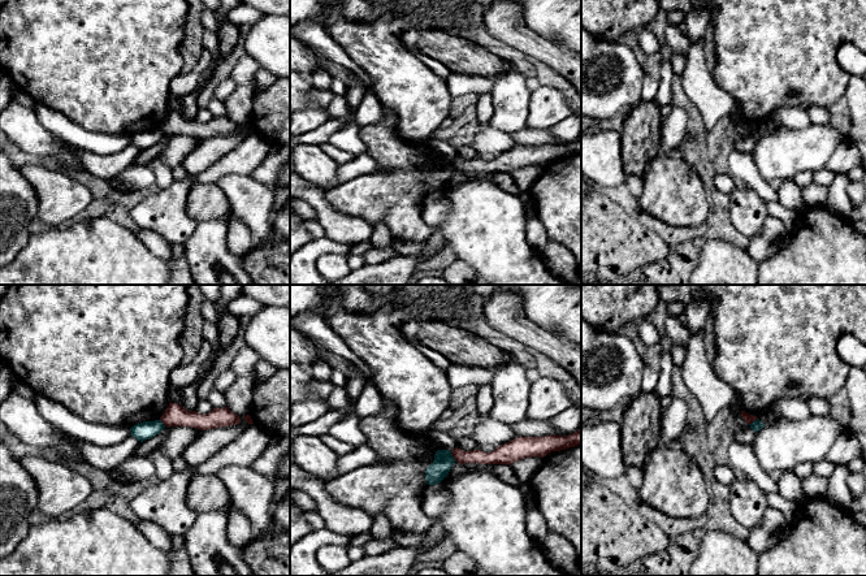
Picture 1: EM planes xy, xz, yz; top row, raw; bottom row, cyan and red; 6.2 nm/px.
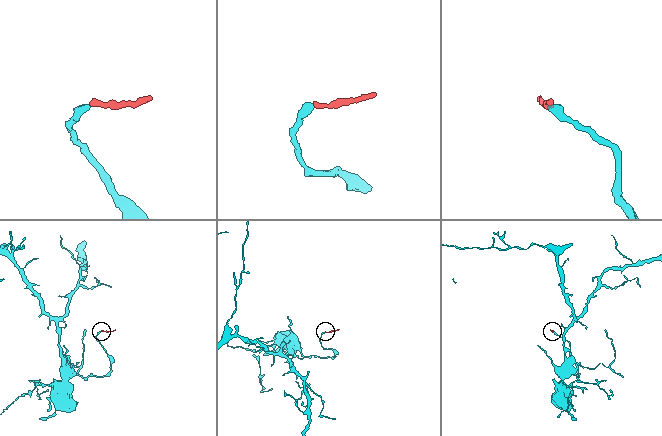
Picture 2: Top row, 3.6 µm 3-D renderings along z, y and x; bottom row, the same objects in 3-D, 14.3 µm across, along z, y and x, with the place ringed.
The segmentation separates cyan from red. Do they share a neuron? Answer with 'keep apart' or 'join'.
keep apart

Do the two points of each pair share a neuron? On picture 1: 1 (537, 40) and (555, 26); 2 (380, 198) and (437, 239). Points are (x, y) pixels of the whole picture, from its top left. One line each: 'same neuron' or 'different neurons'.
1: different neurons
2: different neurons

